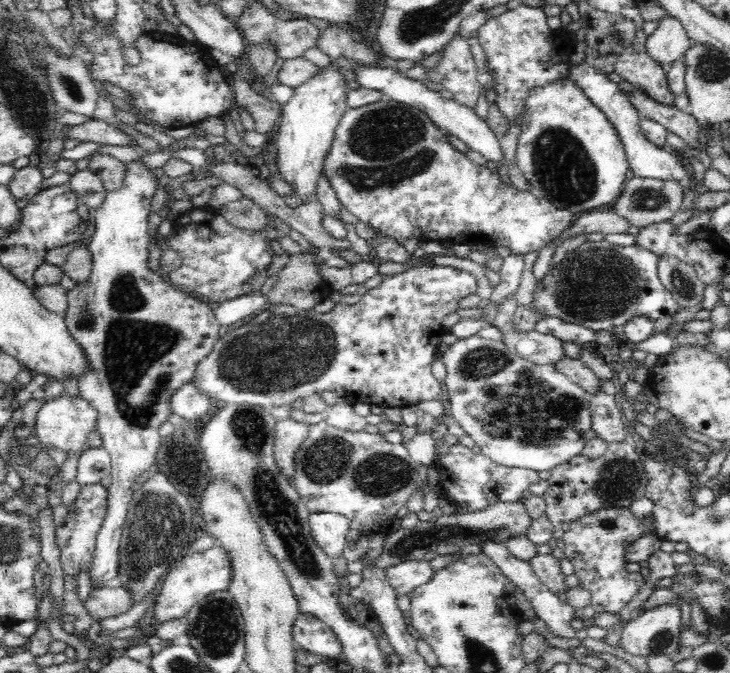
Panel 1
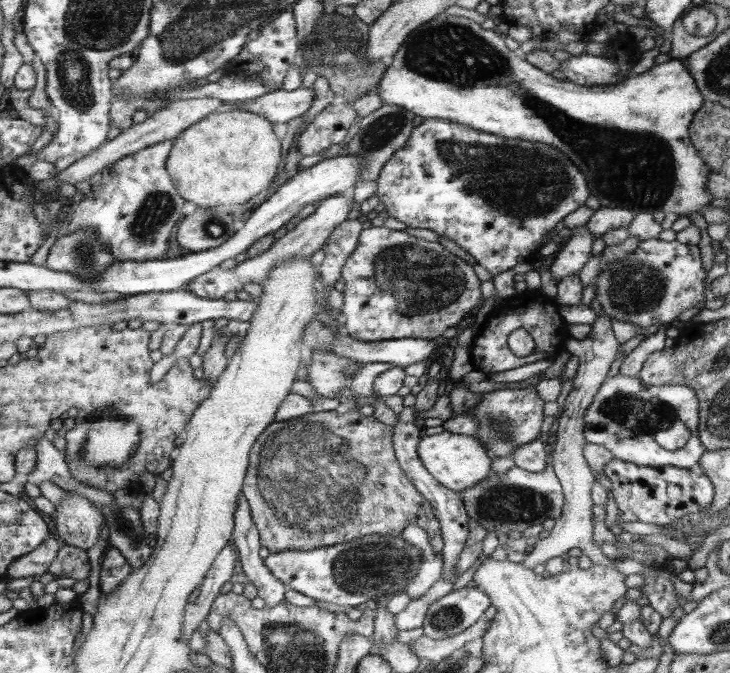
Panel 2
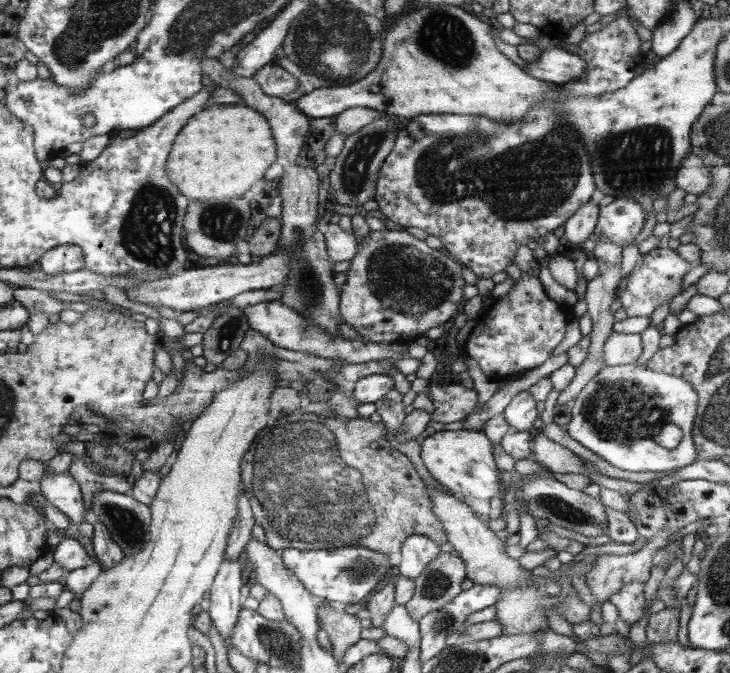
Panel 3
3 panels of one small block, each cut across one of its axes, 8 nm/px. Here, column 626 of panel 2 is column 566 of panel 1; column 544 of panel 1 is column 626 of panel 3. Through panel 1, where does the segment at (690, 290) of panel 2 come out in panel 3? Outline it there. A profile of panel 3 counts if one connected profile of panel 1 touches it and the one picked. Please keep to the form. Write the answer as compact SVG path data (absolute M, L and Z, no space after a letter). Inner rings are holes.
M654 248L648 254L642 255L642 264L628 274L619 283L616 296L620 298L621 308L624 308L628 317L652 316L652 312L671 300L682 290L682 278L688 274L692 264L684 260L676 250L672 248Z

